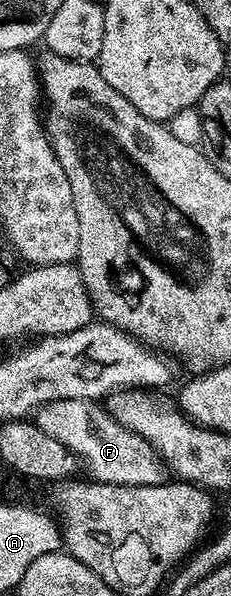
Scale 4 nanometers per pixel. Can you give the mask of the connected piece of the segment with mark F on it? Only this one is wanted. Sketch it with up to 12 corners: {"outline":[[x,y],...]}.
{"outline":[[91,399],[35,412],[95,483],[155,485],[149,442]]}

